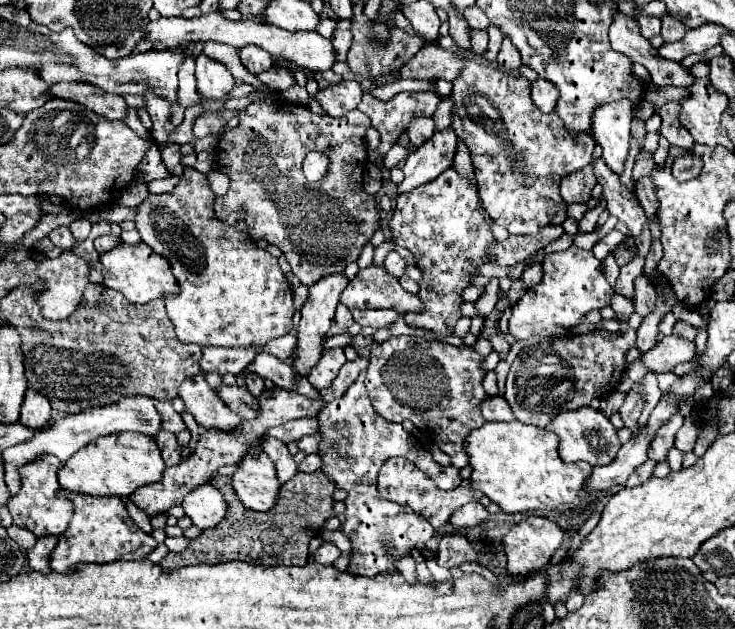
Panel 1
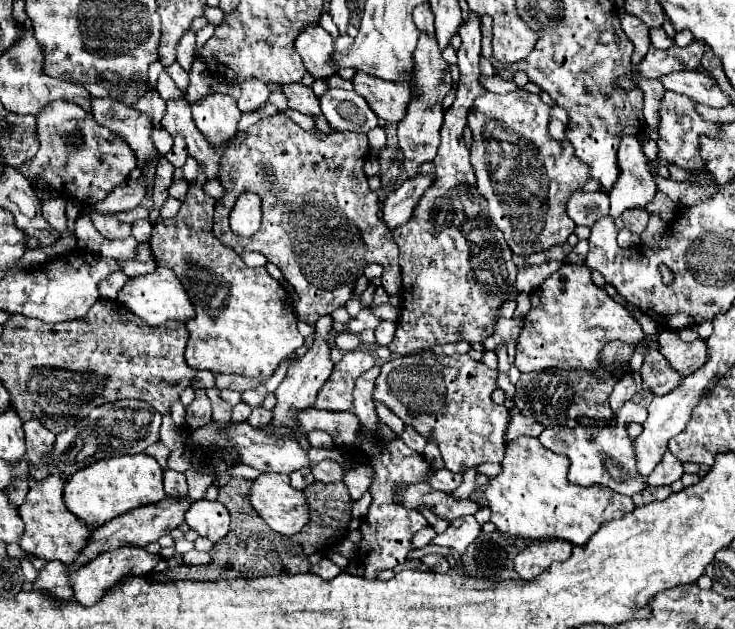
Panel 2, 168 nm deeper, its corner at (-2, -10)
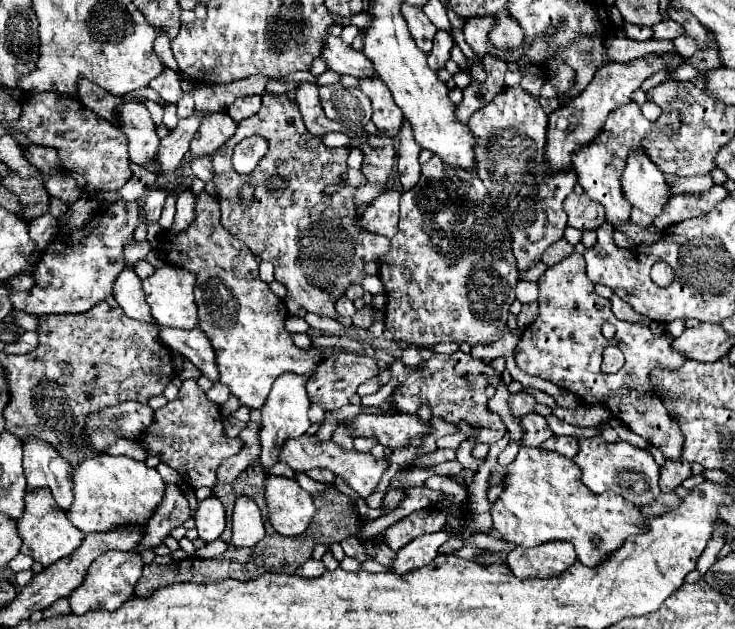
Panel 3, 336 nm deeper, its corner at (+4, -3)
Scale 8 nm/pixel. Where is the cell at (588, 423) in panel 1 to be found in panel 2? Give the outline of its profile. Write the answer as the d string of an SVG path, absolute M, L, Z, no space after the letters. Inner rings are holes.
M626 402L618 411L616 424L613 426L553 426L545 428L539 436L541 444L553 452L565 454L571 460L569 466L569 480L581 486L591 484L603 484L613 488L615 492L633 496L635 492L641 492L647 482L637 474L637 466L633 462L633 442L627 436L627 424L633 422L643 424L648 412L645 408Z

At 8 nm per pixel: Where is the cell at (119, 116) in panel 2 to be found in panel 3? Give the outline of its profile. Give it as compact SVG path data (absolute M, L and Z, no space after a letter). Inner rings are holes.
M125 103L119 109L119 121L119 129L129 137L131 161L155 175L165 175L165 171L159 165L155 165L159 137L155 133L155 125L145 105Z

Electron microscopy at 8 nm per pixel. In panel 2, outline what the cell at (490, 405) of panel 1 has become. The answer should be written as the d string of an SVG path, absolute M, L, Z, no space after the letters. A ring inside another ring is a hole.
M515 414L509 420L505 438L513 440L513 438L519 438L519 436L539 436L541 432L543 432L543 426L539 422L535 422L533 418L527 418L523 414Z

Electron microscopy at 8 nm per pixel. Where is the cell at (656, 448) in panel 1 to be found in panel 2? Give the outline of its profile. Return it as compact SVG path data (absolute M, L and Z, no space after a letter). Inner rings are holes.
M665 452L661 462L655 466L655 470L649 474L647 484L649 486L663 486L663 484L673 484L675 480L679 480L683 474L683 464L671 454Z

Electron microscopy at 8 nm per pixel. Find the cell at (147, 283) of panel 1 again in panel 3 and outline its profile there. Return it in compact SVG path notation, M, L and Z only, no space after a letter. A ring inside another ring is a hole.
M163 265L161 269L157 269L151 277L147 277L143 281L145 297L151 307L151 315L157 319L157 323L167 325L167 327L179 327L179 329L195 329L199 325L197 305L195 305L195 297L193 297L195 279L197 277L191 271Z

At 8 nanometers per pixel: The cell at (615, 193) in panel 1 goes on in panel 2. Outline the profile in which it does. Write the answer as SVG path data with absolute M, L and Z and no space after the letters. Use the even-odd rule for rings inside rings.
M631 208L631 210L625 210L621 214L623 222L625 222L625 228L633 234L641 234L647 226L647 220L649 220L649 214L643 210L643 208Z

